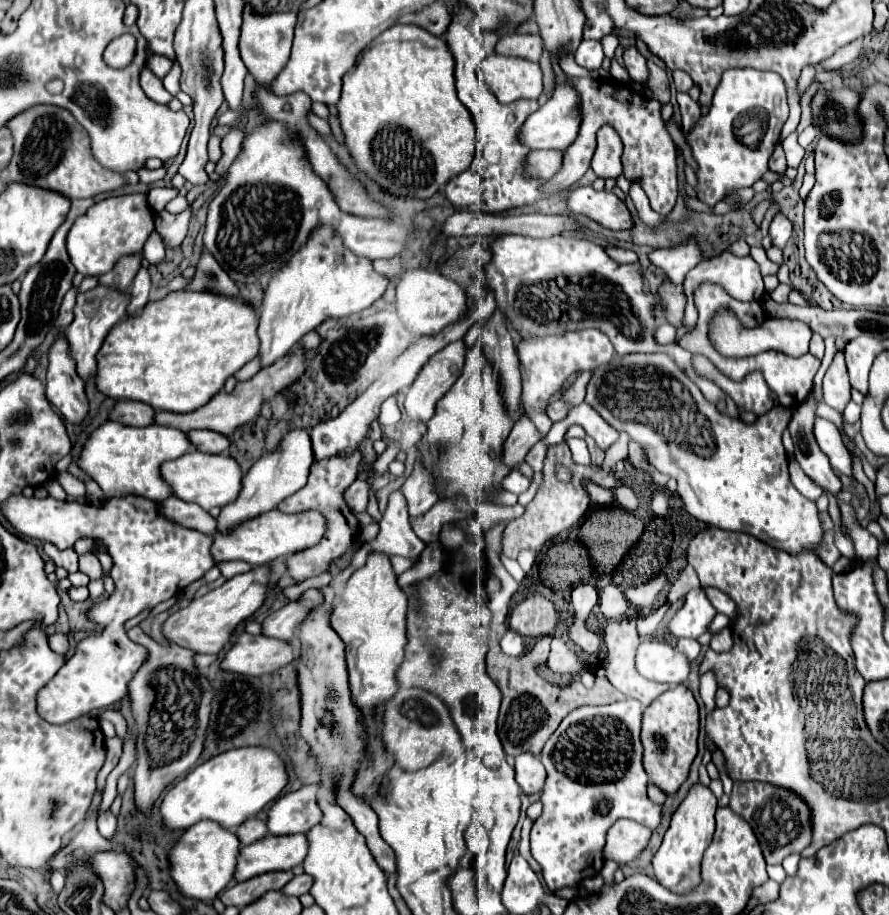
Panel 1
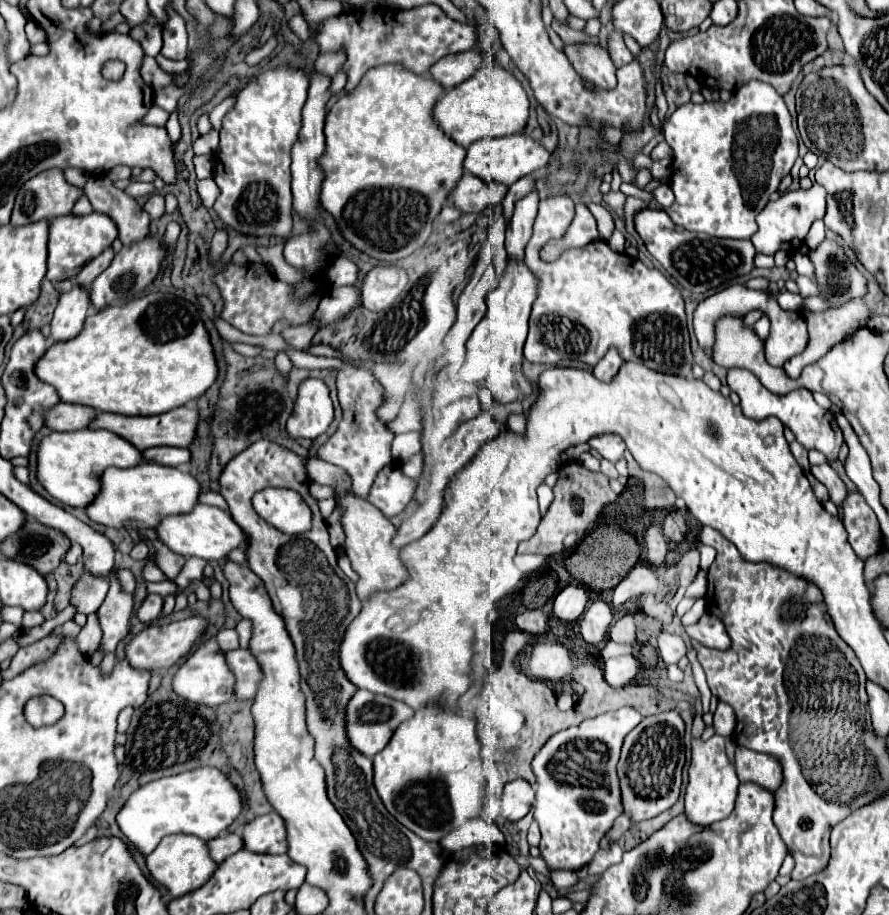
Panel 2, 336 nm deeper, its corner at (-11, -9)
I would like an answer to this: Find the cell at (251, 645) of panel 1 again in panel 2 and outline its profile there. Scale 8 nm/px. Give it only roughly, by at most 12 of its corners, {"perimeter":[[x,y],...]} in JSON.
{"perimeter":[[214,638],[202,640],[172,690],[202,706],[234,698],[234,676]]}

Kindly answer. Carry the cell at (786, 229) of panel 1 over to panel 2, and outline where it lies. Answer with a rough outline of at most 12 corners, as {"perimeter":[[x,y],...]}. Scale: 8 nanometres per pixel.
{"perimeter":[[826,188],[790,190],[758,214],[760,254],[794,254],[826,214]]}

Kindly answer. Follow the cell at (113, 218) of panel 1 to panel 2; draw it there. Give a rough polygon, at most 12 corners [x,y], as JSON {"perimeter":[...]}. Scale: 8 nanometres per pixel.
{"perimeter":[[106,214],[50,220],[50,282],[74,278],[118,236]]}

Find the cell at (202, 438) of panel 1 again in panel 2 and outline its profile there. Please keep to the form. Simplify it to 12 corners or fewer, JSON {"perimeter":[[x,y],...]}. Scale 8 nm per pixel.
{"perimeter":[[148,448],[142,458],[152,464],[174,466],[190,460],[188,448]]}

